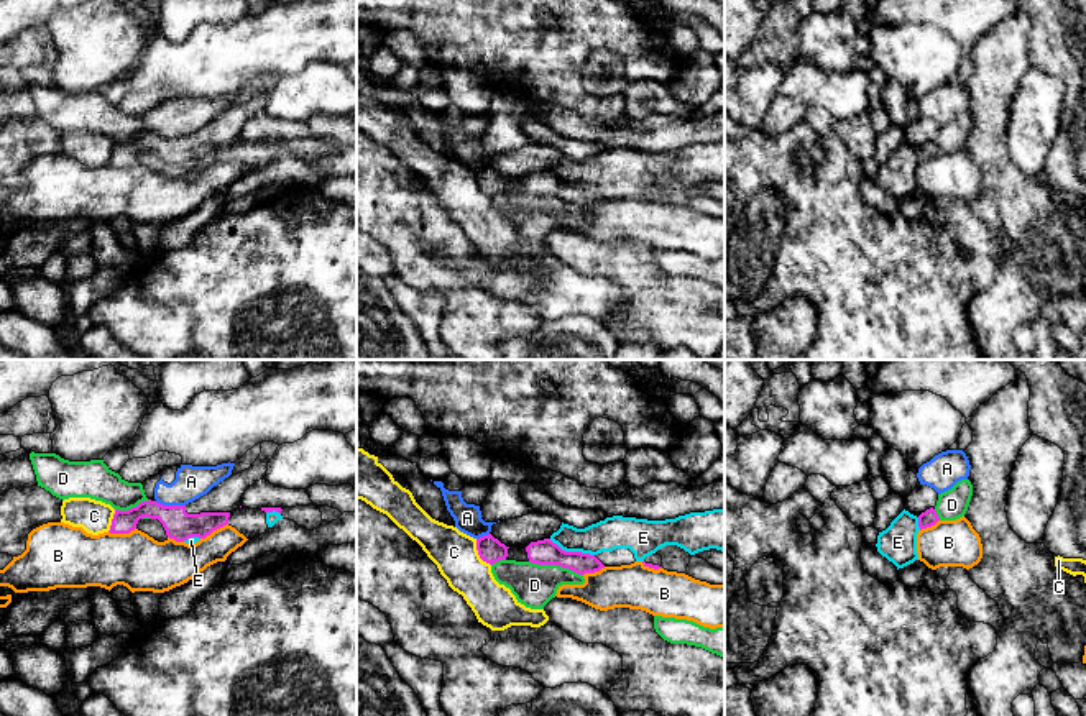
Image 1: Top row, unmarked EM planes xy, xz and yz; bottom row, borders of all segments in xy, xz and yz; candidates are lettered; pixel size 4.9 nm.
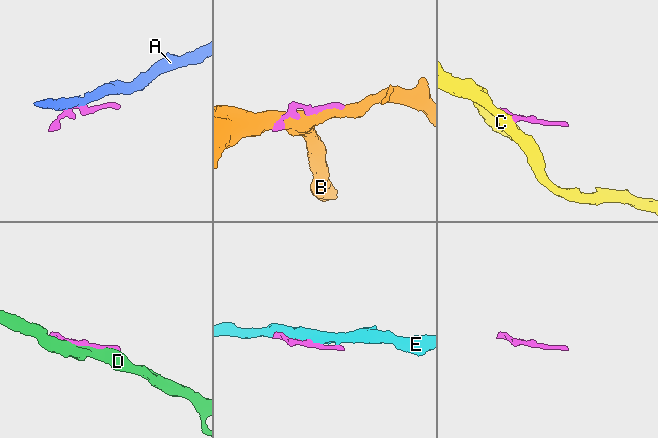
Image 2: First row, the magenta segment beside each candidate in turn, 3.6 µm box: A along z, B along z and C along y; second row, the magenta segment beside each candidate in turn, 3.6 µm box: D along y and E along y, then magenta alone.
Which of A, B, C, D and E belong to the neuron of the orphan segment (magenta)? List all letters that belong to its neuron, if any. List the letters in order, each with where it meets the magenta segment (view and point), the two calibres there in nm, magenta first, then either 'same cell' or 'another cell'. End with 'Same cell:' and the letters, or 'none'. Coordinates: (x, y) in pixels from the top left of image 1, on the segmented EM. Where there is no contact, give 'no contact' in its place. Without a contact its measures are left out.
A: xy (170, 506) | 140/160 nm | another cell
B: xy (214, 529) | 140/200 nm | another cell
C: xz (478, 554) | 120/220 nm | another cell
D: xz (556, 564) | 130/220 nm | another cell
E: xz (572, 552) | 130/160 nm | another cell
Same cell: none

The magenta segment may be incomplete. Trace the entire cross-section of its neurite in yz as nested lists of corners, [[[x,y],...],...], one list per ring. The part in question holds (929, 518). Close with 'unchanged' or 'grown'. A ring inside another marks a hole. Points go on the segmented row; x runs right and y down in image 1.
[[[918,484],[904,499],[905,499],[905,511],[918,517],[920,530],[932,527],[940,521],[935,511],[938,493],[933,488],[927,484]]]; grown

